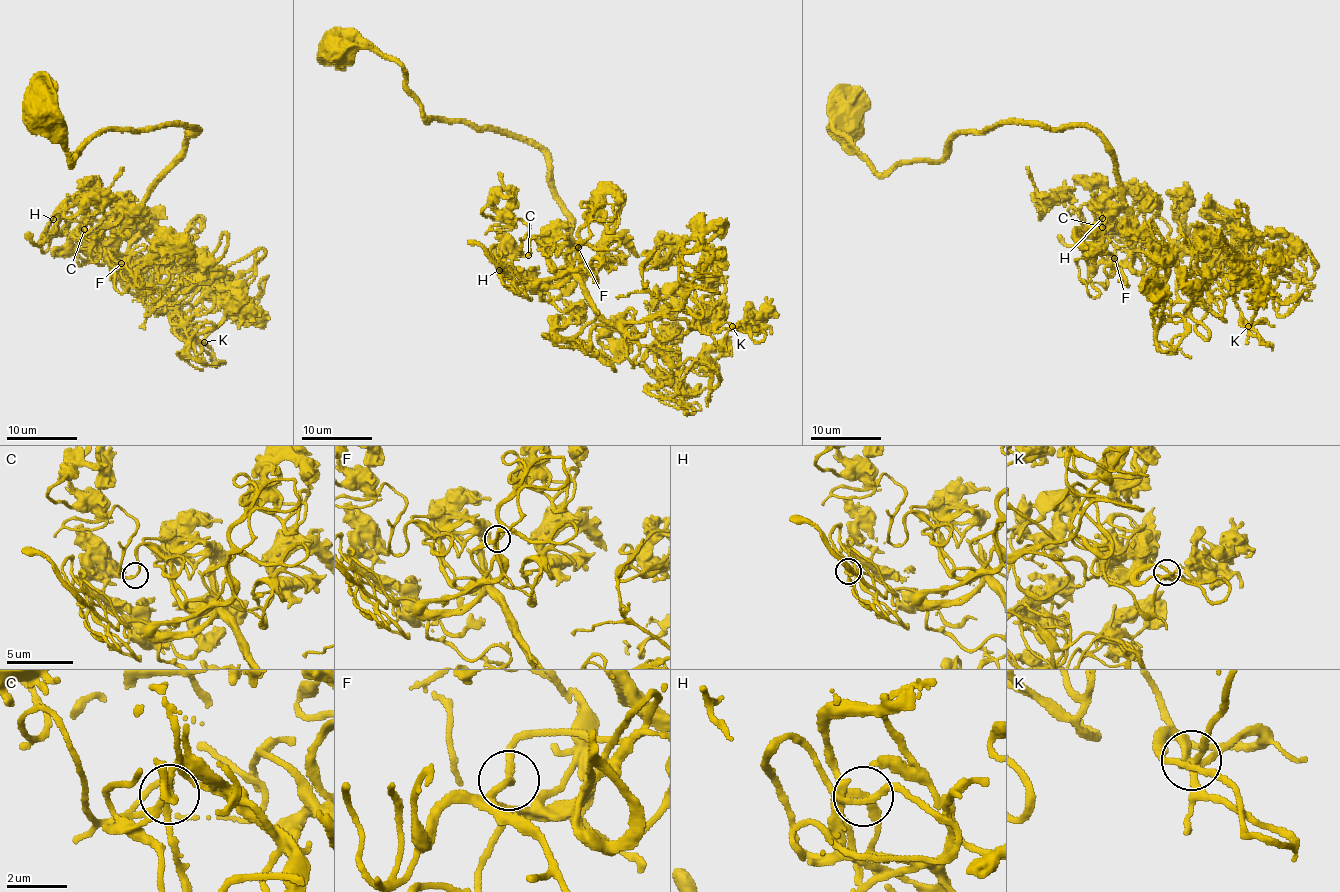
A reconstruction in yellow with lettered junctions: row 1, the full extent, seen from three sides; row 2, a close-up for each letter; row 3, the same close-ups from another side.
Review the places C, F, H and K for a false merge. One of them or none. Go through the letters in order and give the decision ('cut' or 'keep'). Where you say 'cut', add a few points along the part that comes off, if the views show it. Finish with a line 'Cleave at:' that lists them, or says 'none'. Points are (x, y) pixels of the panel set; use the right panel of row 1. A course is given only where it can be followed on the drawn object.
C: keep
F: keep
H: keep
K: keep
Cleave at: none

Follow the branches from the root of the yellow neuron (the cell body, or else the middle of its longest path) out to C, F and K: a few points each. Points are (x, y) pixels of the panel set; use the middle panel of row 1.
C: (343, 49), (369, 45), (399, 64), (425, 118), (515, 133), (544, 153), (572, 246), (533, 238), (528, 254)
F: (343, 49), (399, 64), (425, 118), (530, 139), (573, 221), (572, 246), (546, 248), (556, 270), (578, 247)
K: (343, 49), (399, 64), (425, 118), (544, 153), (575, 273), (607, 320), (665, 314), (723, 347), (732, 326)

